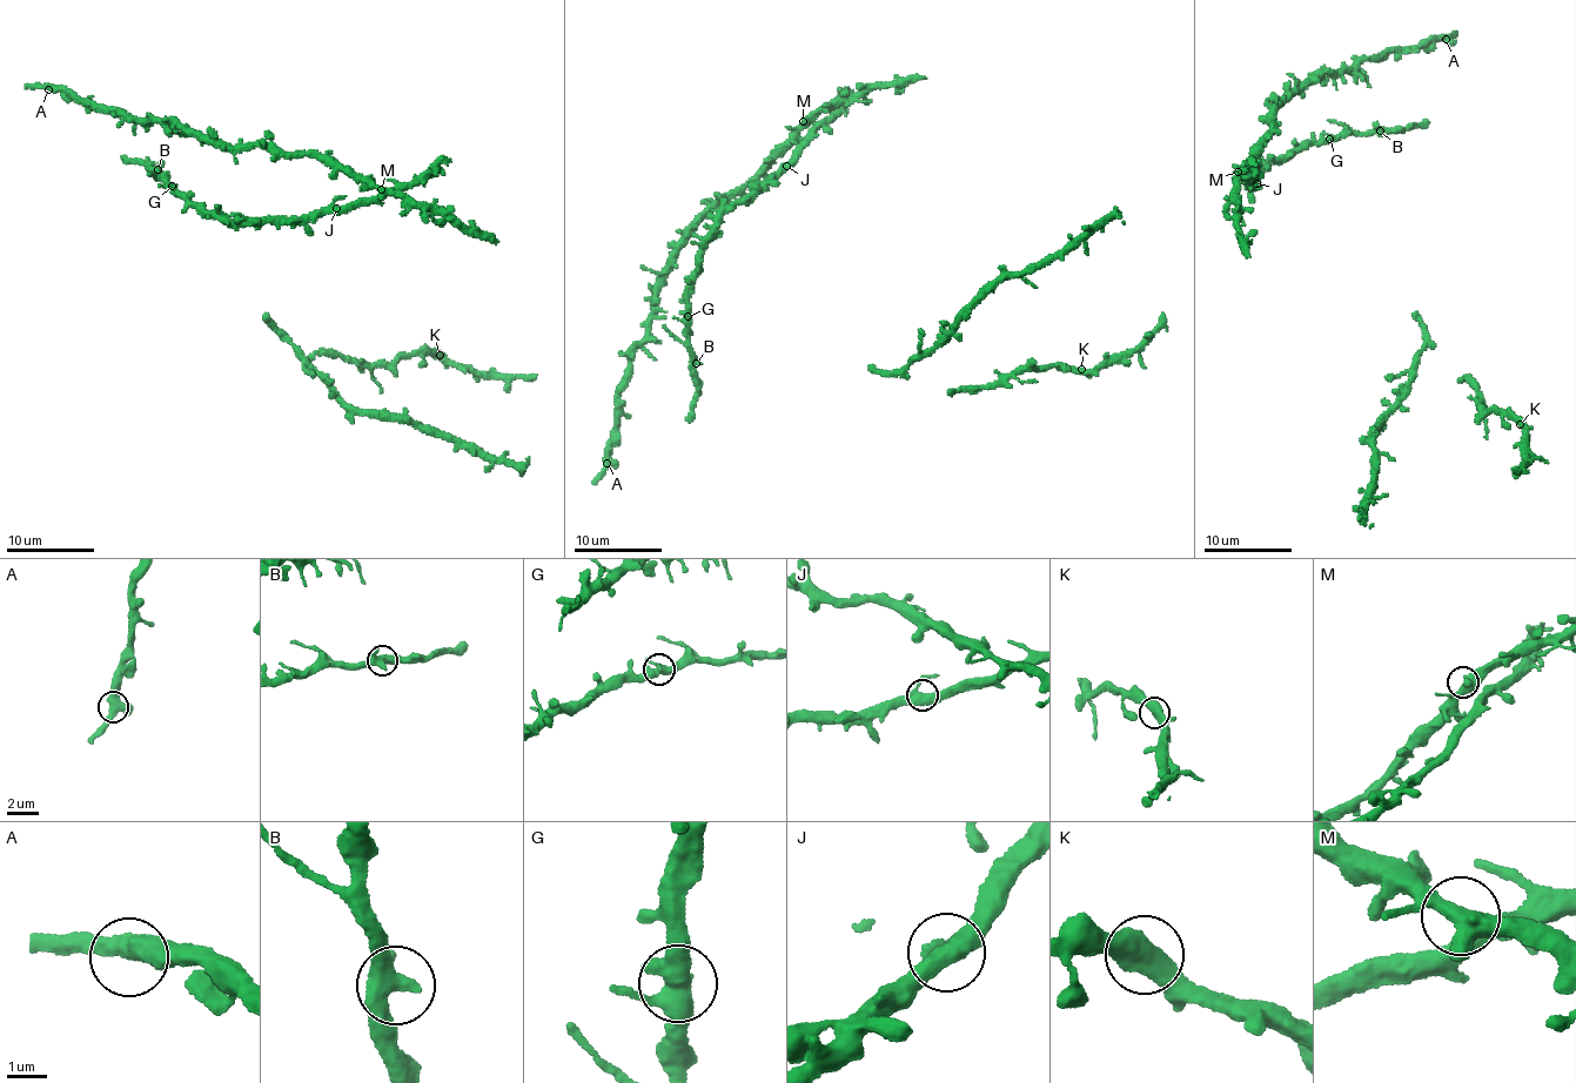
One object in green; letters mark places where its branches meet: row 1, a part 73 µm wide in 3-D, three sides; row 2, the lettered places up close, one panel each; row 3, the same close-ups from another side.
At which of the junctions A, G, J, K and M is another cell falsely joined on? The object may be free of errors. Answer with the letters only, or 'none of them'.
none of them

